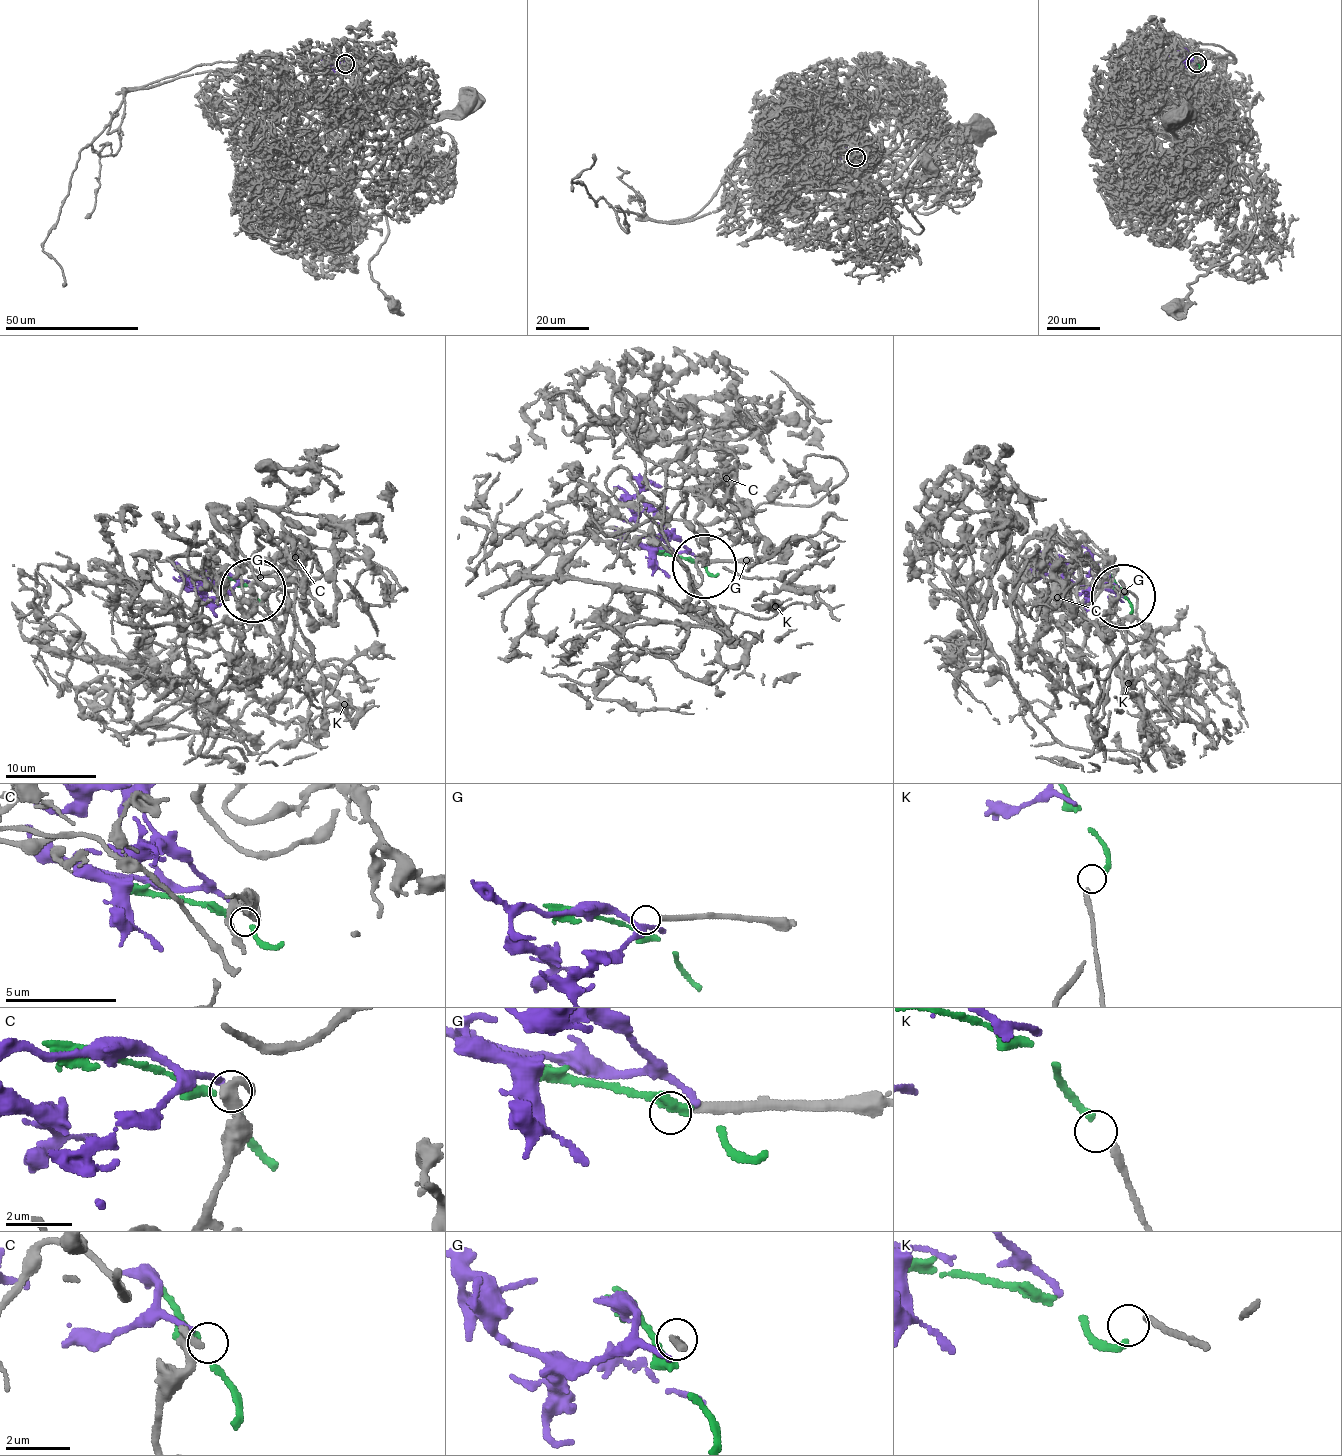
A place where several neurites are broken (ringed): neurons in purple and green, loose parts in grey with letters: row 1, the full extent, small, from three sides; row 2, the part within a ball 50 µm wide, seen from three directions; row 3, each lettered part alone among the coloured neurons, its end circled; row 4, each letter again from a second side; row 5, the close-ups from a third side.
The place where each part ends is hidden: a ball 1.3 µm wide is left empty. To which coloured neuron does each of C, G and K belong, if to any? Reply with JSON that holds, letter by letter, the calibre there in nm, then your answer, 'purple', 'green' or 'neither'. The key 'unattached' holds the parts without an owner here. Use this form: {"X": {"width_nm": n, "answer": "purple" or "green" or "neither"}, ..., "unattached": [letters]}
{"C": {"width_nm": 360, "answer": "purple"}, "G": {"width_nm": 240, "answer": "neither"}, "K": {"width_nm": 220, "answer": "green"}, "unattached": ["G"]}

